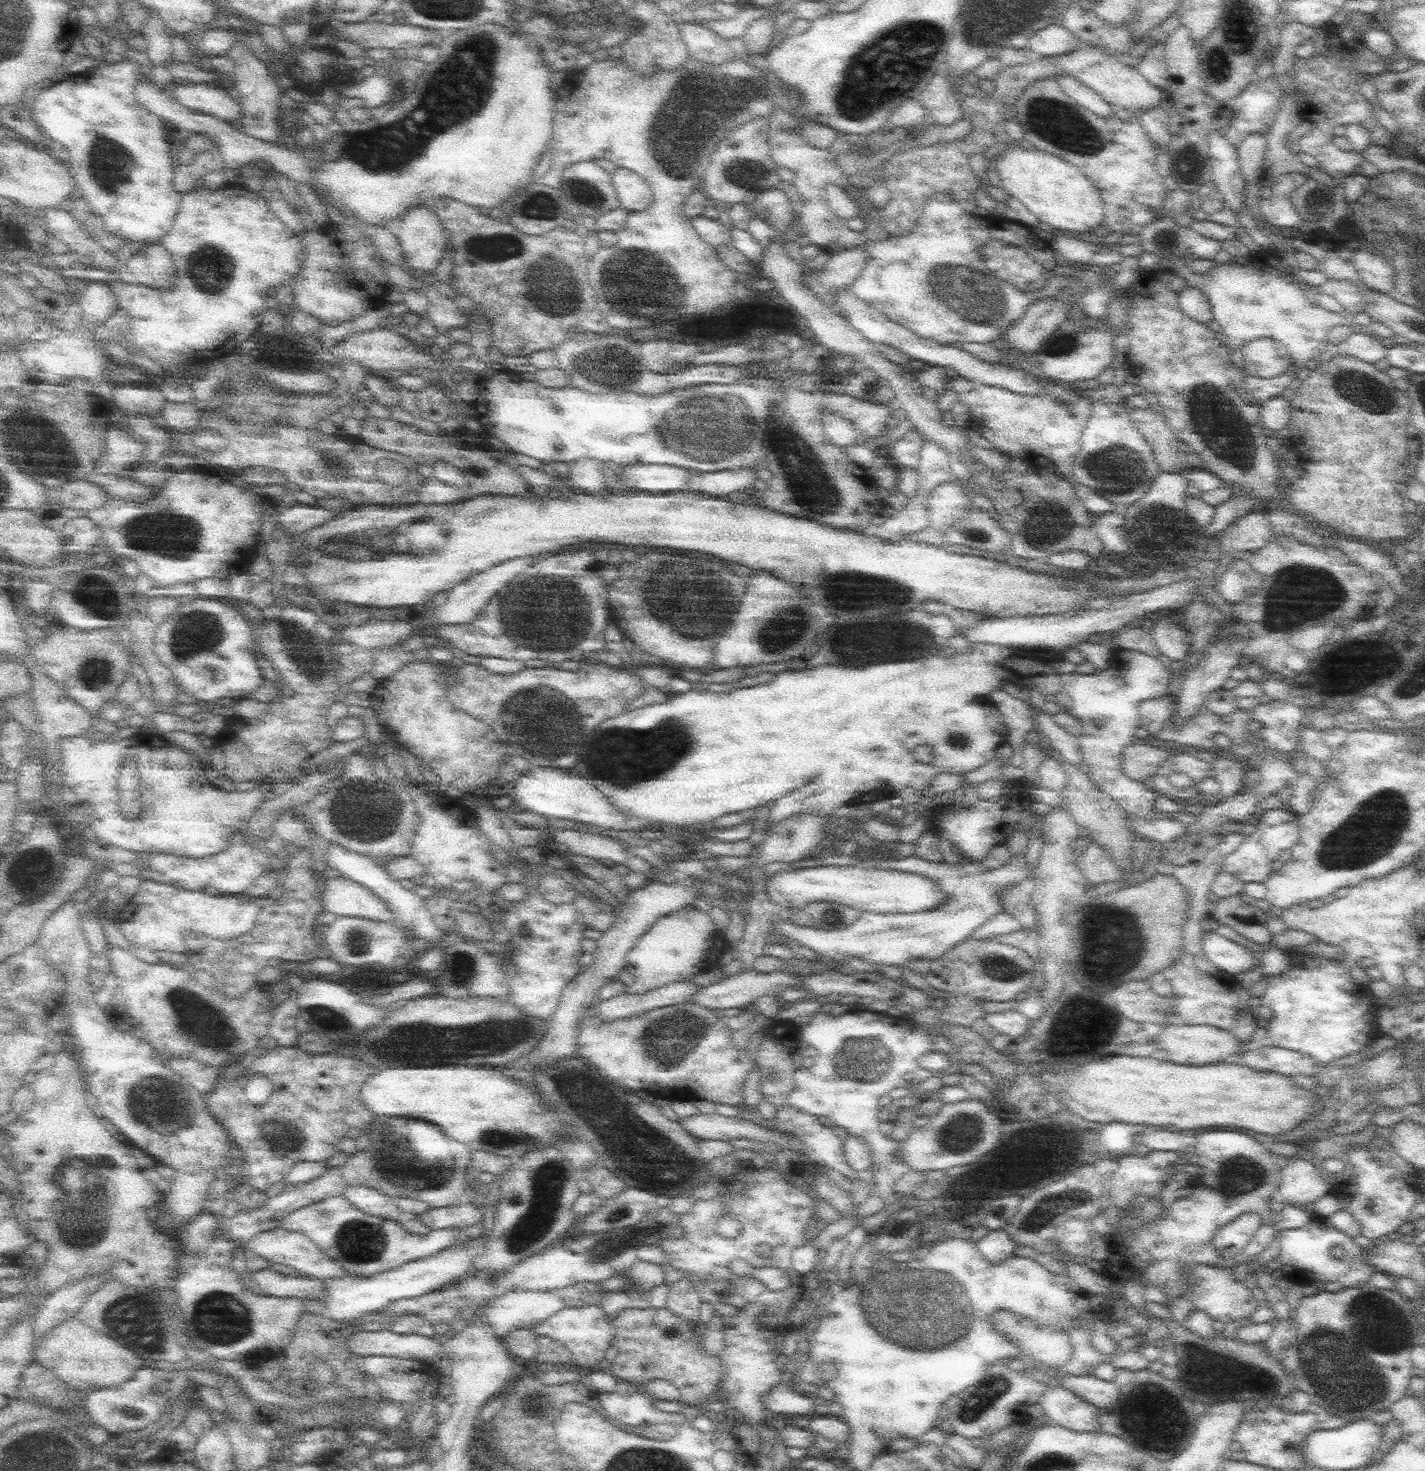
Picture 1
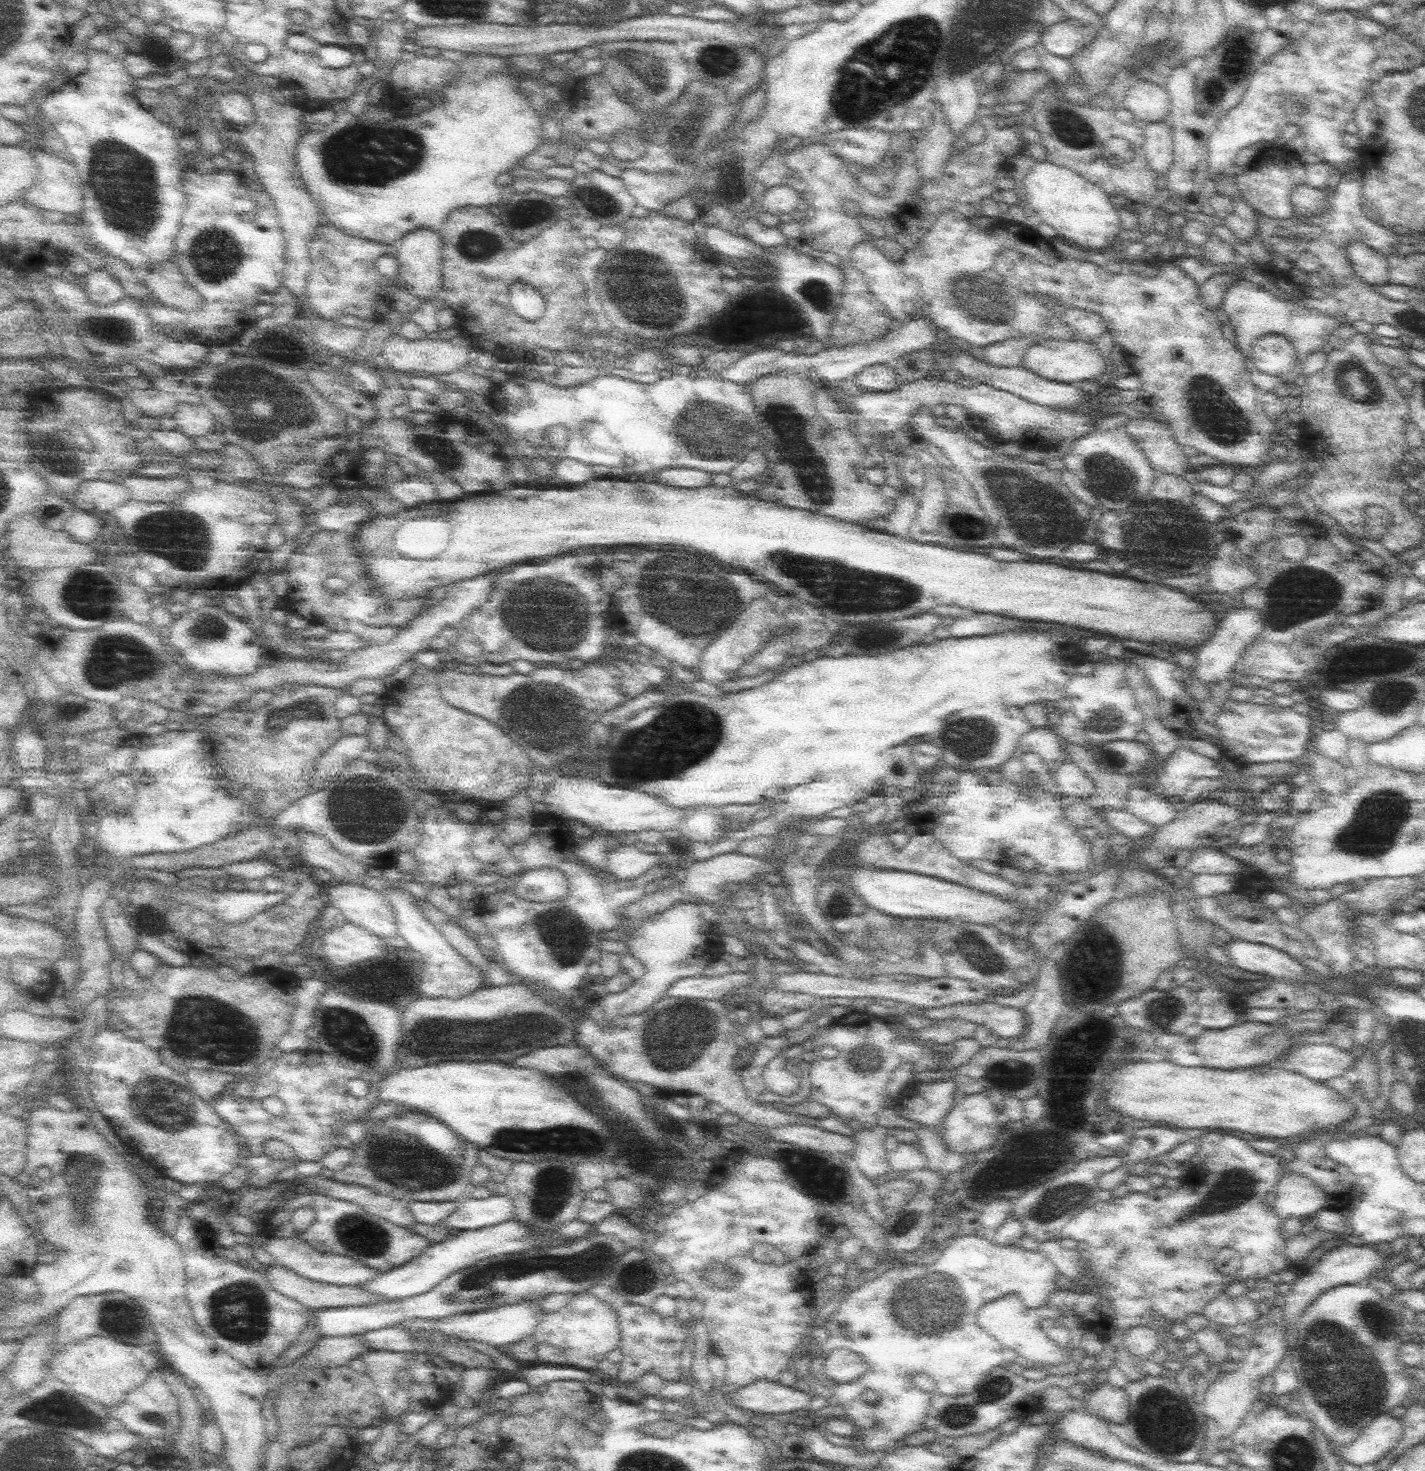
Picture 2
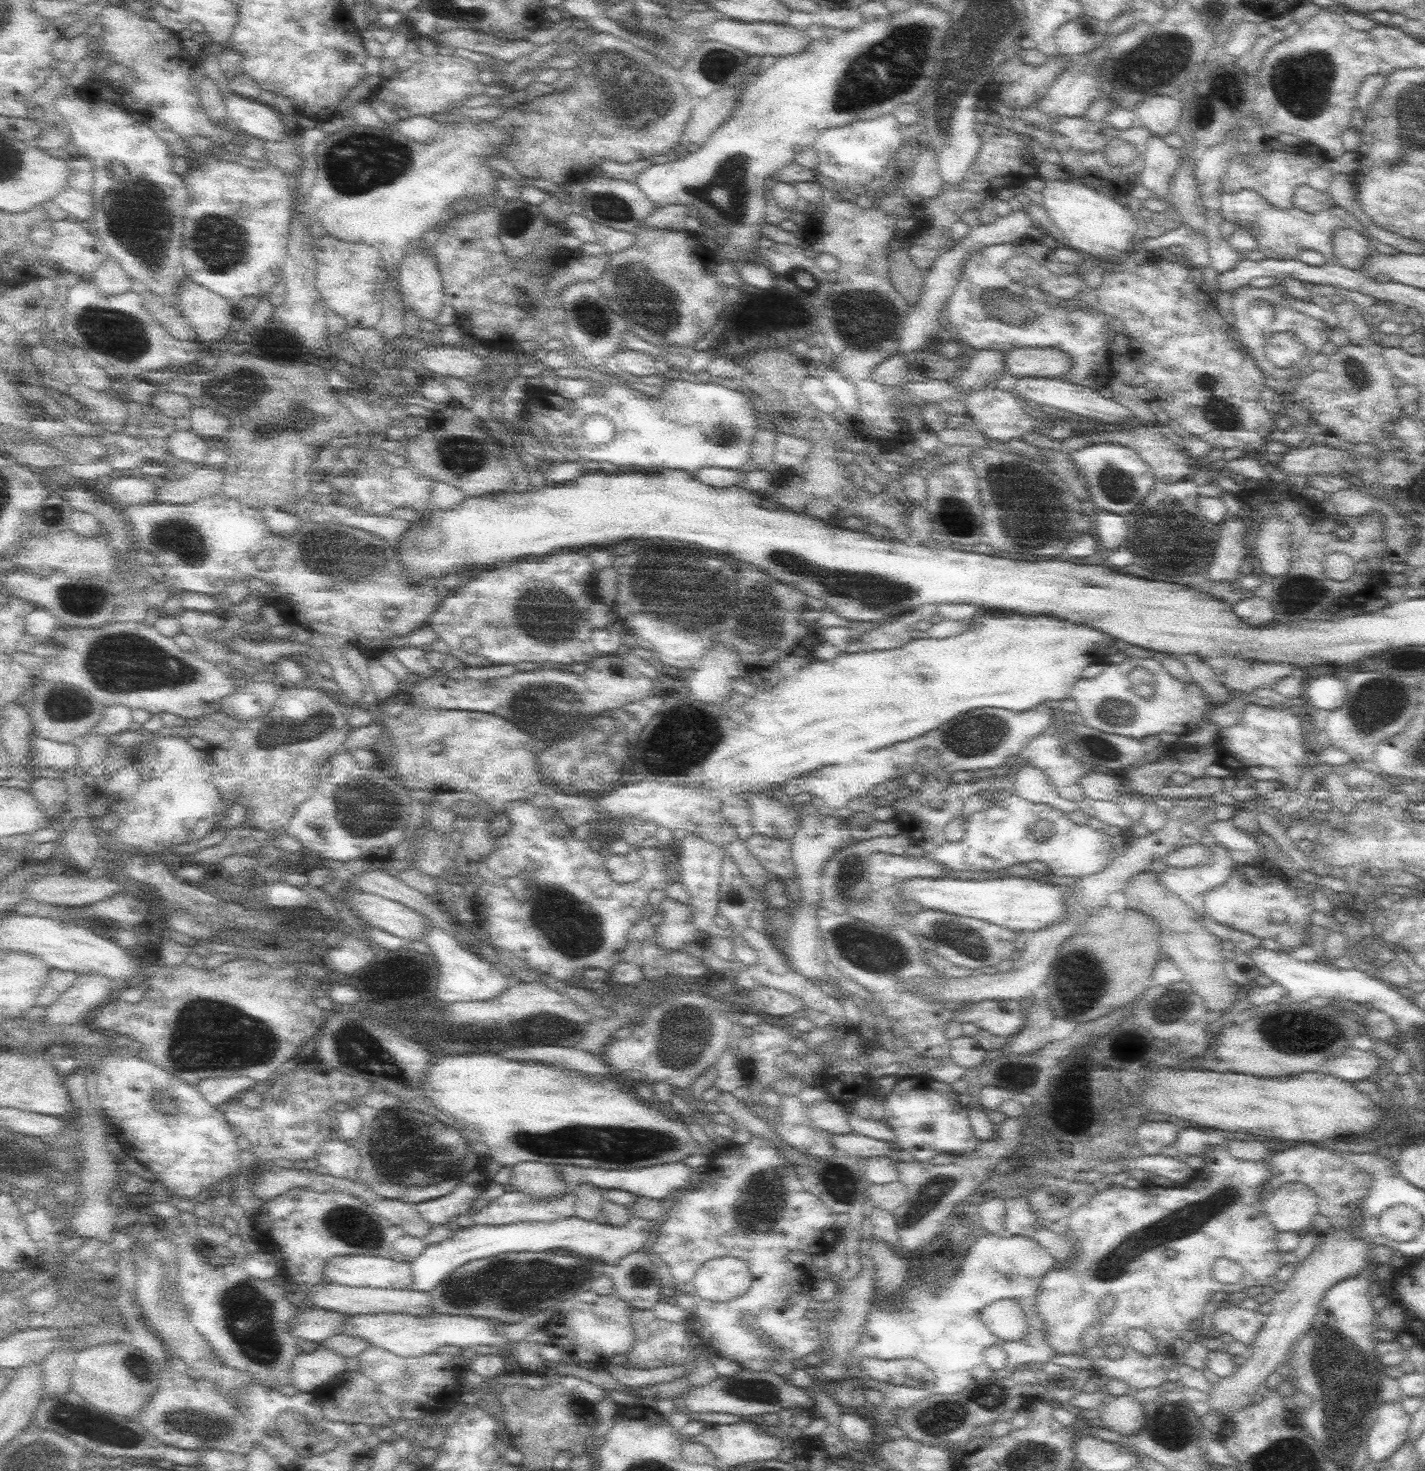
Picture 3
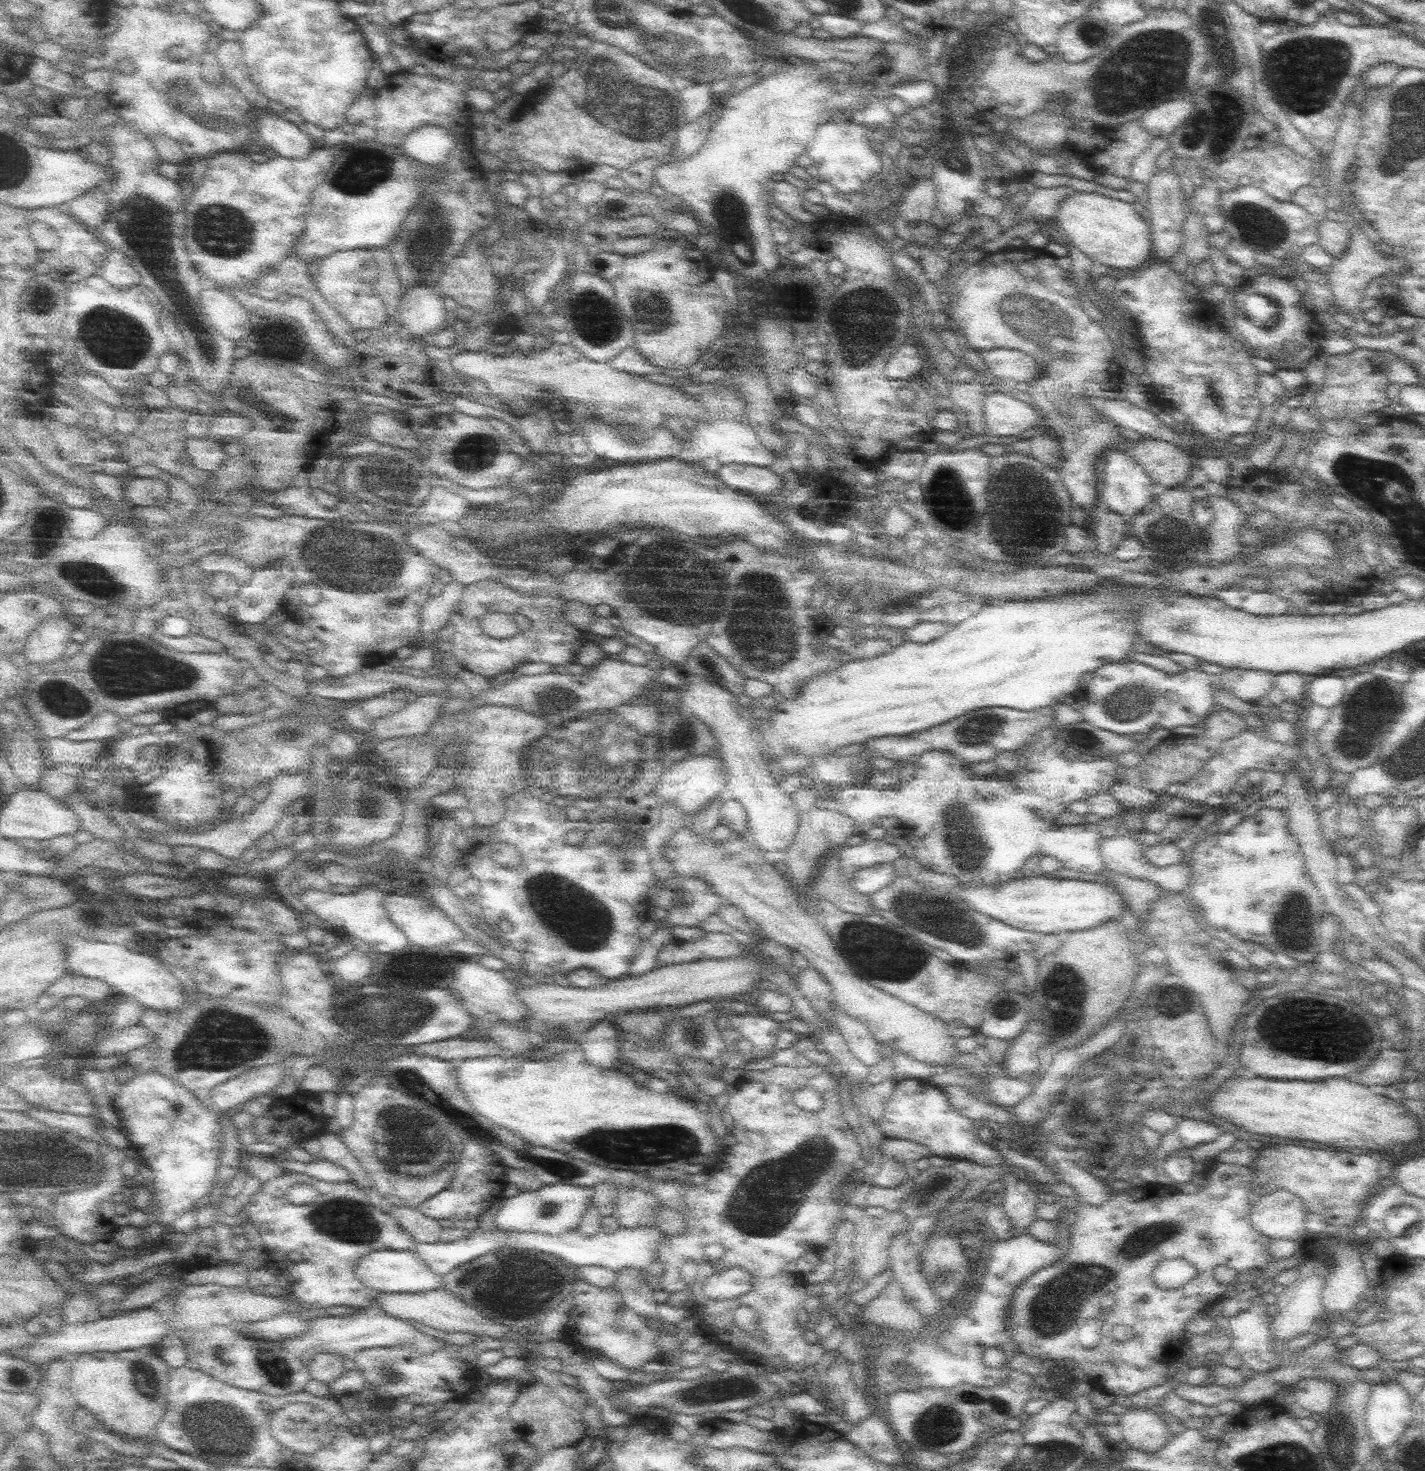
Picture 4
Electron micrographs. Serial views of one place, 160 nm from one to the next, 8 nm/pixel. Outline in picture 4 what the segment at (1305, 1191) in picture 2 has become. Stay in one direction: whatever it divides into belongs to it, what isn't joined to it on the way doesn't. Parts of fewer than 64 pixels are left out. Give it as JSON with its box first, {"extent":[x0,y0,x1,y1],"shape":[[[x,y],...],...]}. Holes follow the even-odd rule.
{"extent":[1253,1190,1309,1240],"shape":[[[1277,1190],[1253,1203],[1253,1227],[1272,1240],[1294,1240],[1304,1236],[1309,1210],[1297,1194]]]}

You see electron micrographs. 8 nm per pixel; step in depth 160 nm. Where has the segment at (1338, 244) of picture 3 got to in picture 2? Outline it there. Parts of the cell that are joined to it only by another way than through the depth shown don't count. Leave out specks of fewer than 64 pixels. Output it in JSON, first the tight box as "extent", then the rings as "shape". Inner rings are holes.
{"extent":[1347,241,1390,287],"shape":[[[1354,241],[1347,246],[1347,253],[1355,273],[1368,284],[1376,287],[1389,282],[1390,268],[1386,255],[1364,241]]]}

